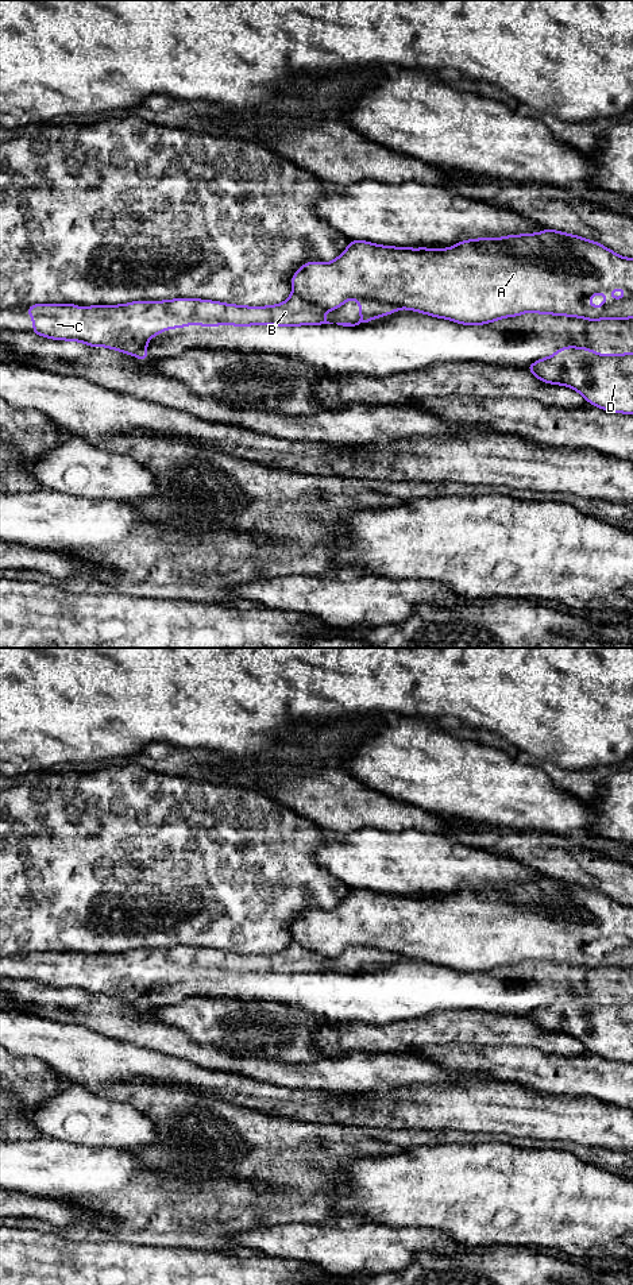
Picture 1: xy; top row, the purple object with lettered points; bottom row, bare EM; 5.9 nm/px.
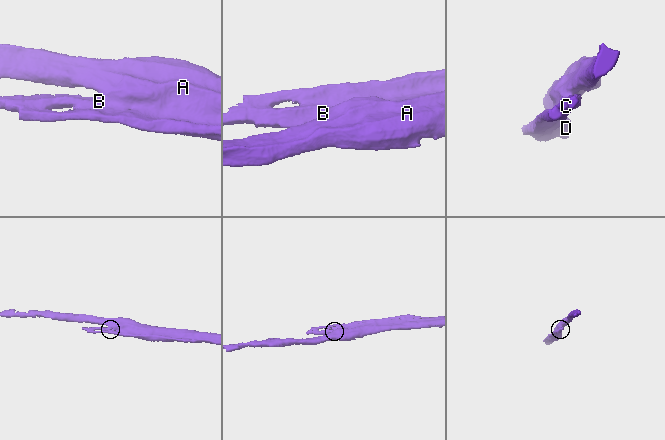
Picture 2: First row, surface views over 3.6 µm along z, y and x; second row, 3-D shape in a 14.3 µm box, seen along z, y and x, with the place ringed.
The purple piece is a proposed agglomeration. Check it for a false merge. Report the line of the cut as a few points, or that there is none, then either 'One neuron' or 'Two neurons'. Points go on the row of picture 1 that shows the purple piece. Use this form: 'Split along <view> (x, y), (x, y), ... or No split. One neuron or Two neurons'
Split along xy (359, 298), (373, 298), (400, 307). Two neurons

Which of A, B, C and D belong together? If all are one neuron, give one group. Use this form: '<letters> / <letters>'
A / B C D

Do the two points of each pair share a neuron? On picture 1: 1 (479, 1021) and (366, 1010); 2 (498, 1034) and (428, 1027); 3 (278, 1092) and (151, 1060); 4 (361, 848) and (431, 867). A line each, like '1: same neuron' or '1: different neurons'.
1: different neurons
2: same neuron
3: same neuron
4: same neuron

